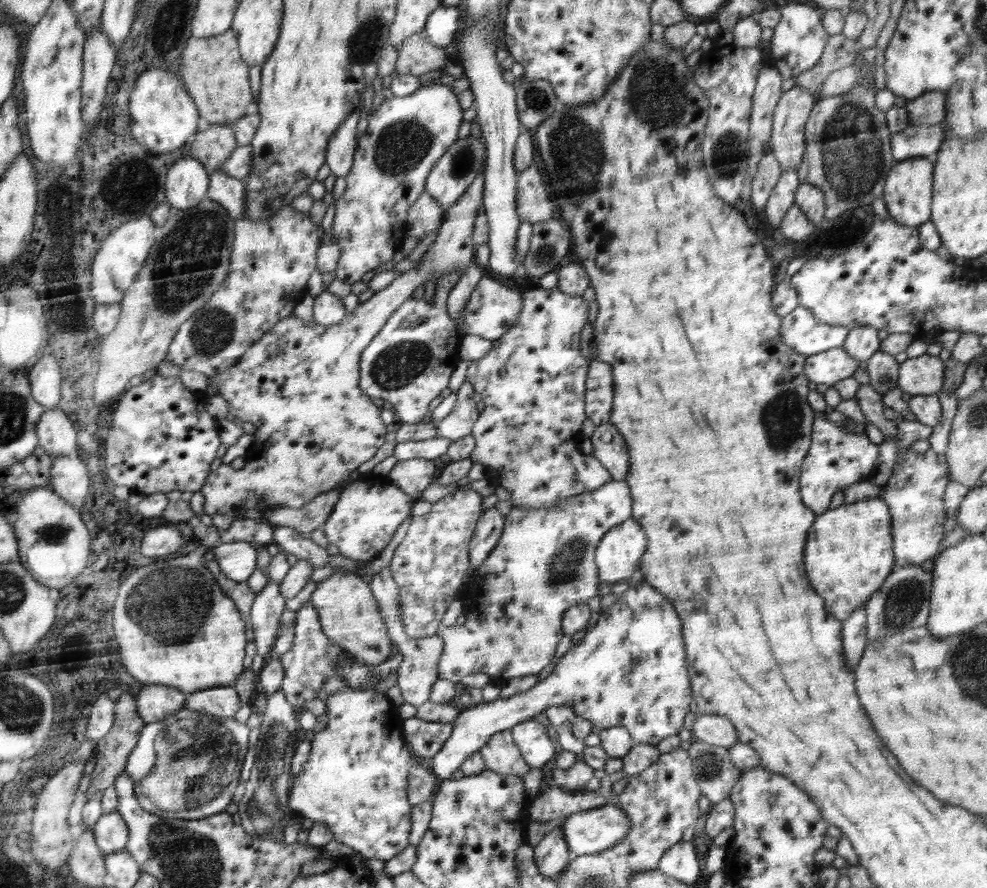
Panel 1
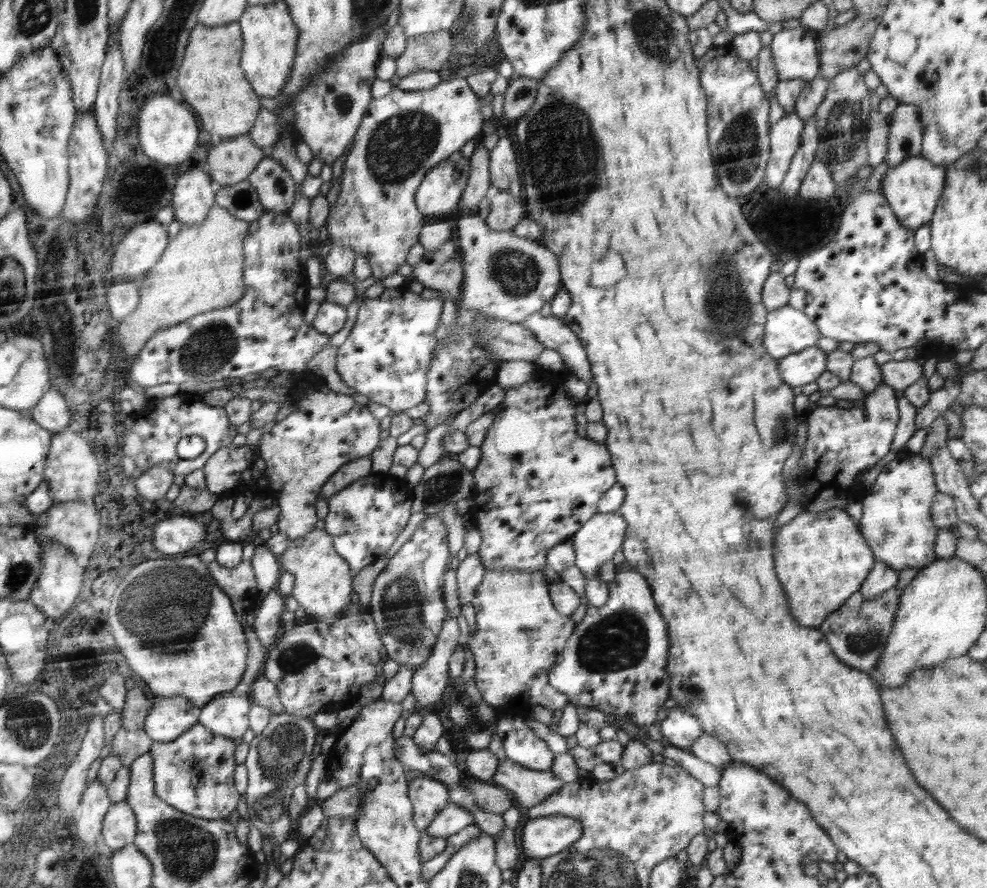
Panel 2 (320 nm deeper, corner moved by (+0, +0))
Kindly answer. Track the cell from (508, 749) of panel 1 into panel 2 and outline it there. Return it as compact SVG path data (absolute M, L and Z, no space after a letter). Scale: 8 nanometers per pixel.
M509 758L499 762L492 779L513 794L516 806L527 811L566 786L551 770L532 770Z

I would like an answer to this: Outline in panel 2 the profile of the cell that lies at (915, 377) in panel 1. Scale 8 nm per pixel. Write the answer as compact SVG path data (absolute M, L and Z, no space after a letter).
M915 355L902 361L891 359L881 365L881 373L883 382L896 391L903 391L924 377L922 374L922 365L916 363Z

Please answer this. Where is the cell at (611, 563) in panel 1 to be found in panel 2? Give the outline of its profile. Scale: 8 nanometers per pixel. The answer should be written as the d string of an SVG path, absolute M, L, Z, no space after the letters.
M618 512L598 513L598 518L590 518L586 526L582 525L582 534L574 538L572 546L574 547L574 565L576 565L584 574L586 580L596 579L600 564L610 560L625 542L625 534L628 532L628 523Z

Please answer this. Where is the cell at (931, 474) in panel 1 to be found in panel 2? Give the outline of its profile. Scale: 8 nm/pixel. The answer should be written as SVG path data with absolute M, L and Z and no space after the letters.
M914 454L914 456L906 459L890 459L880 469L878 478L870 486L867 486L866 494L862 500L861 533L872 549L875 559L885 562L898 573L903 568L908 567L921 570L936 560L934 545L939 530L931 521L931 514L929 513L933 496L939 492L935 482L930 461L922 458L920 454Z

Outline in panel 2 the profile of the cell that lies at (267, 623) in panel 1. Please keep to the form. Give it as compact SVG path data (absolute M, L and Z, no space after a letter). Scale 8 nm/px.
M256 541L254 544L255 552L251 565L261 592L261 598L264 598L272 587L277 587L282 570L277 556L272 554L262 541Z

